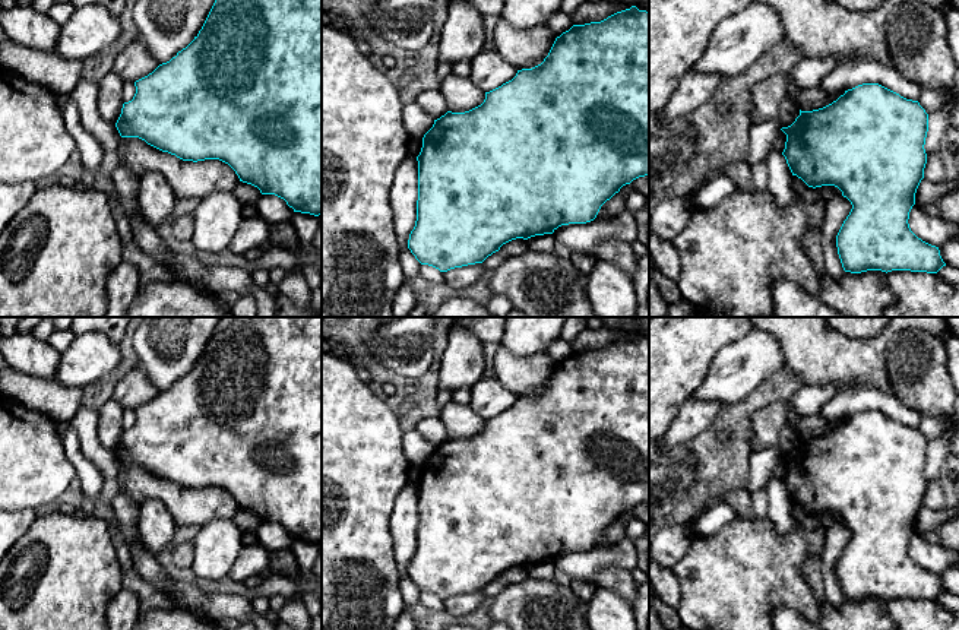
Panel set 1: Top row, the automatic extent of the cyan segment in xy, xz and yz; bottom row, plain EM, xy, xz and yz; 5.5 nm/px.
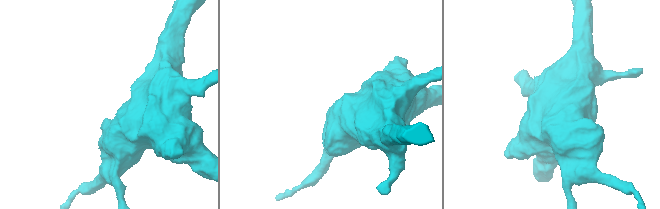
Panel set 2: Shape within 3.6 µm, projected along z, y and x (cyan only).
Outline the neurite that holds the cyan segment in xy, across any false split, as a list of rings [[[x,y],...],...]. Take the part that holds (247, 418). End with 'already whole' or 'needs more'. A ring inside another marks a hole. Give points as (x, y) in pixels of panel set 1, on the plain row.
[[[221,317],[194,367],[134,414],[133,427],[123,431],[115,450],[121,465],[139,465],[183,488],[219,487],[235,498],[240,509],[257,515],[262,522],[284,526],[294,539],[322,542],[322,317]]] | already whole

